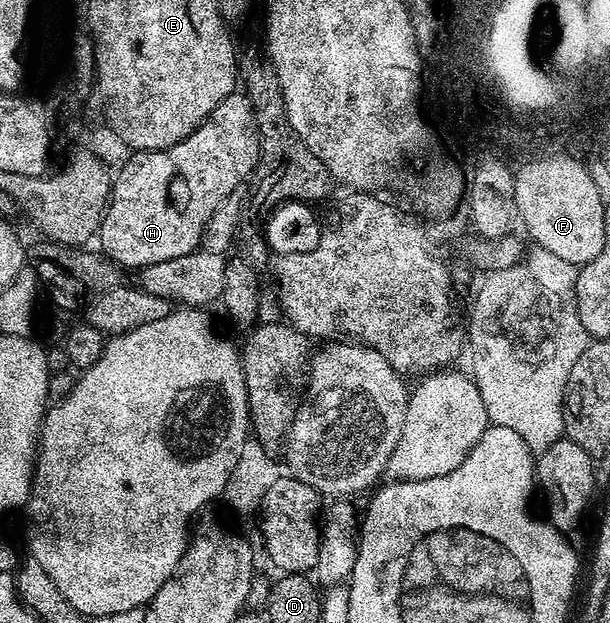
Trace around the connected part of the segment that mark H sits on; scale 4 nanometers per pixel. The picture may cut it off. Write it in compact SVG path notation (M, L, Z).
M206 128L206 132L198 133L198 142L204 142L202 146L194 148L194 135L189 134L186 137L186 144L175 142L174 145L168 146L165 150L146 150L137 153L137 160L132 162L127 168L116 170L114 174L114 181L112 183L111 191L108 195L108 204L104 207L104 218L100 222L100 234L98 243L99 249L103 251L109 259L115 263L131 262L131 263L145 263L151 262L152 265L158 264L160 261L170 261L175 257L186 256L188 253L195 251L201 245L204 232L208 228L208 221L212 213L216 211L220 202L232 197L232 190L240 183L241 179L241 163L238 161L238 155L232 151L233 145L230 142L216 142L216 130Z

